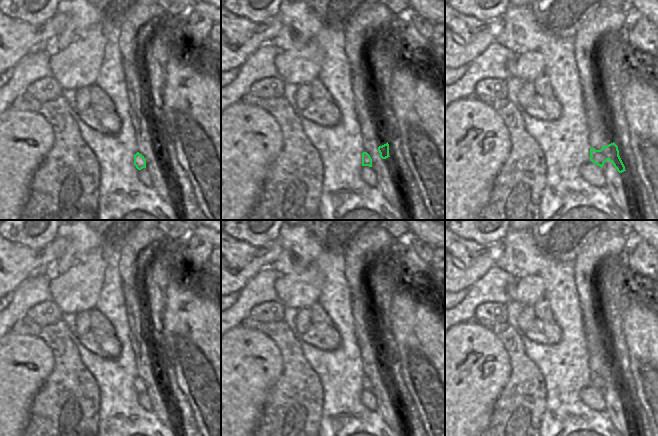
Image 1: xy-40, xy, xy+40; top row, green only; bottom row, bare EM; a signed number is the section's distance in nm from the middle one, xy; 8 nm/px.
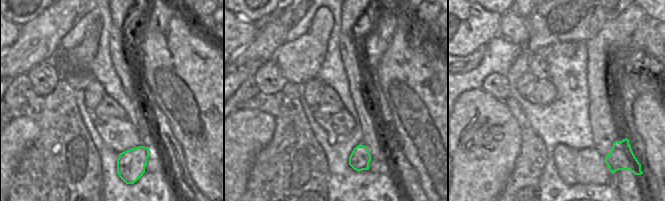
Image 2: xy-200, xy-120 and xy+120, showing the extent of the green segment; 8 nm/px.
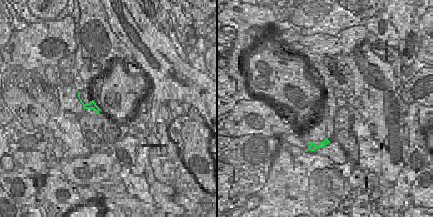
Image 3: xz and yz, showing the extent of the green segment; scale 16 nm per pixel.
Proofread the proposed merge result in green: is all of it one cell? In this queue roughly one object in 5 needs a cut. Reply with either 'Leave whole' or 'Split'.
Leave whole.

